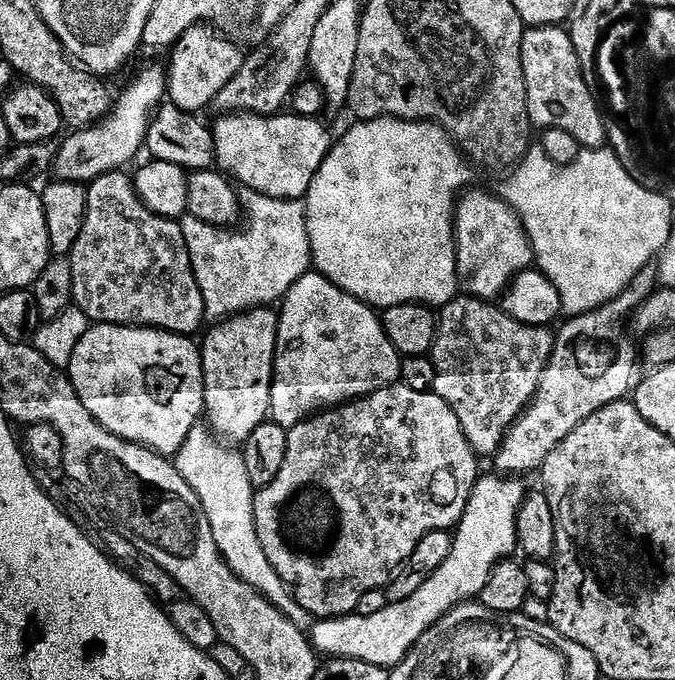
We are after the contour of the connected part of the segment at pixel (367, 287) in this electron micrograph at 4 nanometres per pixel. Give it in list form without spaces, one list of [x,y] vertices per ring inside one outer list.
[[[383,116],[377,120],[361,120],[353,125],[341,140],[337,139],[333,143],[318,174],[314,174],[314,182],[310,182],[310,190],[303,201],[306,226],[310,234],[312,268],[330,282],[334,282],[334,286],[358,298],[370,308],[383,310],[399,304],[426,304],[433,310],[439,310],[456,299],[461,291],[456,265],[456,201],[460,193],[469,187],[469,161],[456,147],[455,140],[448,135],[445,128],[440,128],[427,120],[395,120],[393,116]]]

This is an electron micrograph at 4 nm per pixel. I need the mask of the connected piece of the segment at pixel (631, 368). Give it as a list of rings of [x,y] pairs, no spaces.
[[[652,266],[643,268],[632,279],[628,289],[615,296],[608,304],[564,320],[565,324],[556,332],[556,345],[550,354],[550,362],[542,374],[542,382],[538,384],[534,398],[528,403],[525,412],[512,424],[512,429],[505,434],[500,451],[494,457],[497,473],[507,474],[512,478],[523,477],[525,475],[523,472],[535,473],[543,468],[554,446],[558,446],[558,442],[563,442],[565,438],[570,438],[570,434],[574,434],[574,430],[578,430],[578,426],[582,426],[582,422],[586,422],[590,414],[598,414],[602,406],[610,406],[614,402],[623,400],[633,391],[634,381],[637,379],[638,348],[637,345],[636,348],[632,345],[631,335],[624,336],[624,328],[626,332],[626,325],[632,313],[642,302],[646,302],[646,298],[650,298],[657,288],[657,269]]]

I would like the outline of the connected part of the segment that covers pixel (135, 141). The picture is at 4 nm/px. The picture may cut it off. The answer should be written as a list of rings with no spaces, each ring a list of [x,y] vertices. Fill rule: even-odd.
[[[163,67],[142,69],[137,74],[136,81],[121,96],[119,93],[112,111],[100,123],[90,128],[77,128],[68,134],[72,136],[65,135],[59,141],[60,150],[54,165],[55,179],[87,186],[102,174],[127,169],[127,164],[145,147],[148,123],[152,121],[167,91],[168,77]]]

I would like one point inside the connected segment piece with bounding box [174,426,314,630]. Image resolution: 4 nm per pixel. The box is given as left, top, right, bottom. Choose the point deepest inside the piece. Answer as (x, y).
(212, 468)

